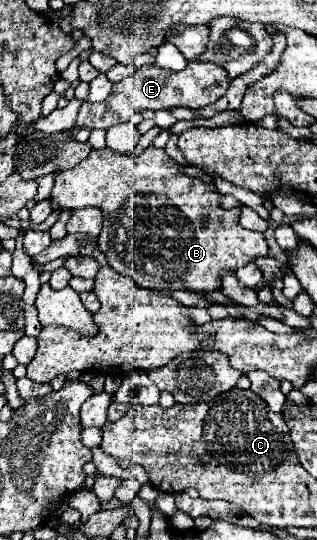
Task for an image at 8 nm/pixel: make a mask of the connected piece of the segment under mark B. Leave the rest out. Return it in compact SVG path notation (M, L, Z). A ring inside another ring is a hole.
M152 144L140 156L120 156L110 148L92 150L82 164L56 176L50 198L54 198L62 208L98 206L104 214L104 226L98 236L100 252L106 254L108 266L112 266L120 274L134 278L136 284L142 288L170 292L212 292L218 290L218 272L222 272L222 268L238 270L258 256L268 256L268 246L262 232L246 230L238 222L242 202L230 212L224 210L220 206L220 192L214 184L206 184L204 180L192 176L184 178L182 168L164 149L156 148Z

